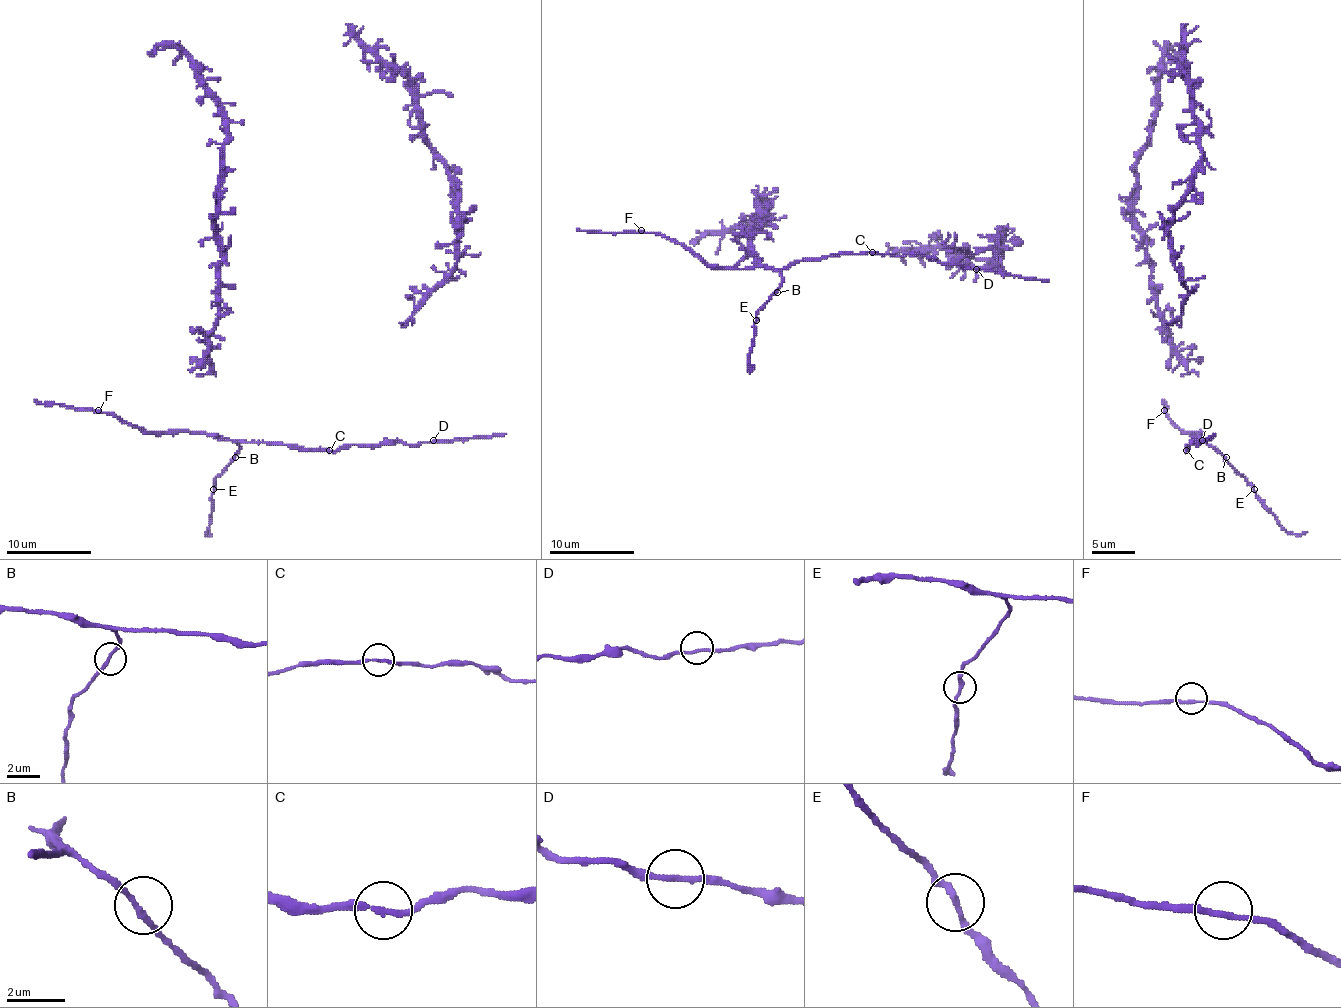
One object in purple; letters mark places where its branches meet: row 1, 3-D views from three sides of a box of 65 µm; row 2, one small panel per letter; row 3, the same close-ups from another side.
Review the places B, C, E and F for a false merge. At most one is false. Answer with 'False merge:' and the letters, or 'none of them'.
False merge: none of them

